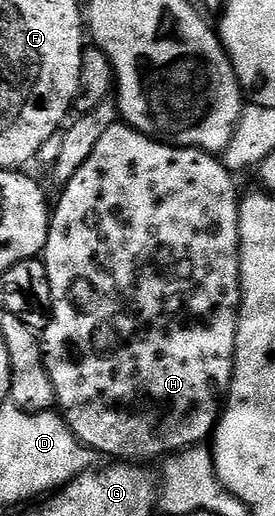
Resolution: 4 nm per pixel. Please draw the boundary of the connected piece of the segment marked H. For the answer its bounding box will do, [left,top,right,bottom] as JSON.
[41,122,240,462]

